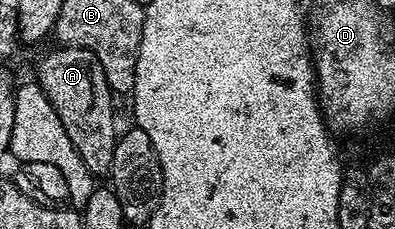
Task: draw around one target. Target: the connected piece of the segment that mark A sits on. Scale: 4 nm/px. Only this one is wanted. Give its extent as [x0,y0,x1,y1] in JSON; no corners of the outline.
[36,48,119,178]

